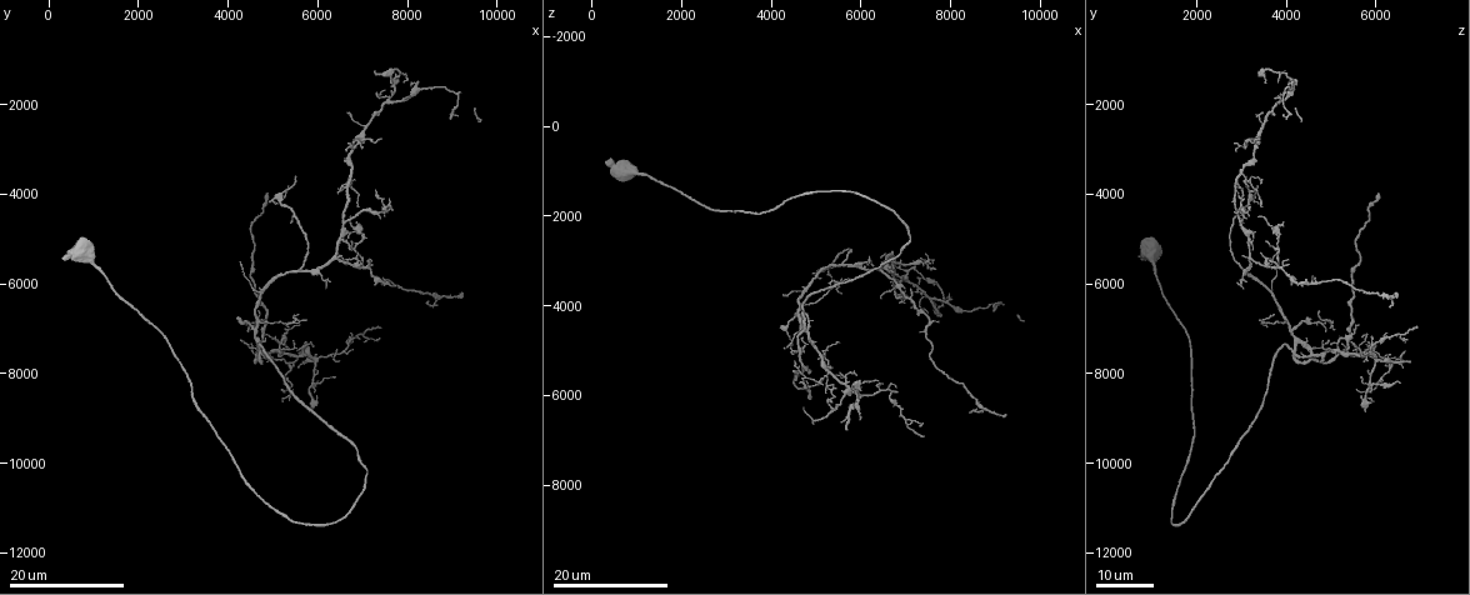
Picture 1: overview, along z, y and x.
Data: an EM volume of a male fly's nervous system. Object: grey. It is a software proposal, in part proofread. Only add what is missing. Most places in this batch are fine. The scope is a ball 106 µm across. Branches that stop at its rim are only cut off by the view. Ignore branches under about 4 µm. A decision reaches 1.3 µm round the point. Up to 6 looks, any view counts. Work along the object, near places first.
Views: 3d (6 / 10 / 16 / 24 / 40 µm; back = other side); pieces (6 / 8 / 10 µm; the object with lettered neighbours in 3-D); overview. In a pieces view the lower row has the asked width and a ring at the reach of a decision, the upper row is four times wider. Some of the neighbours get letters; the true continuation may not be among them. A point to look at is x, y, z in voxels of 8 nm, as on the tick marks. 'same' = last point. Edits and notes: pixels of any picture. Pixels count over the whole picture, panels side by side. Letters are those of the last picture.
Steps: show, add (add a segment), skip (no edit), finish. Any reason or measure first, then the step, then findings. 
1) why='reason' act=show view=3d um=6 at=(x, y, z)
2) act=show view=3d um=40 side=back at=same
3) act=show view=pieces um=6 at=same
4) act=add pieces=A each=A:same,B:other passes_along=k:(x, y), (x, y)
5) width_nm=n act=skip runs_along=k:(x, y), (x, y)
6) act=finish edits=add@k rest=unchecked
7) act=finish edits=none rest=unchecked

why='branch stops here' act=show view=3d um=24 at=(6950, 3000, 3050)

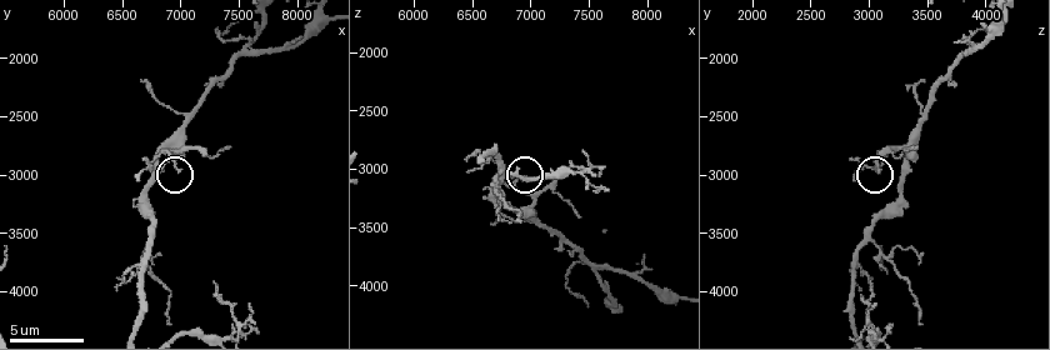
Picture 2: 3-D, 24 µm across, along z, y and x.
why='see the neighbours' act=show view=pieces um=10 at=(6980, 2960, 3080)

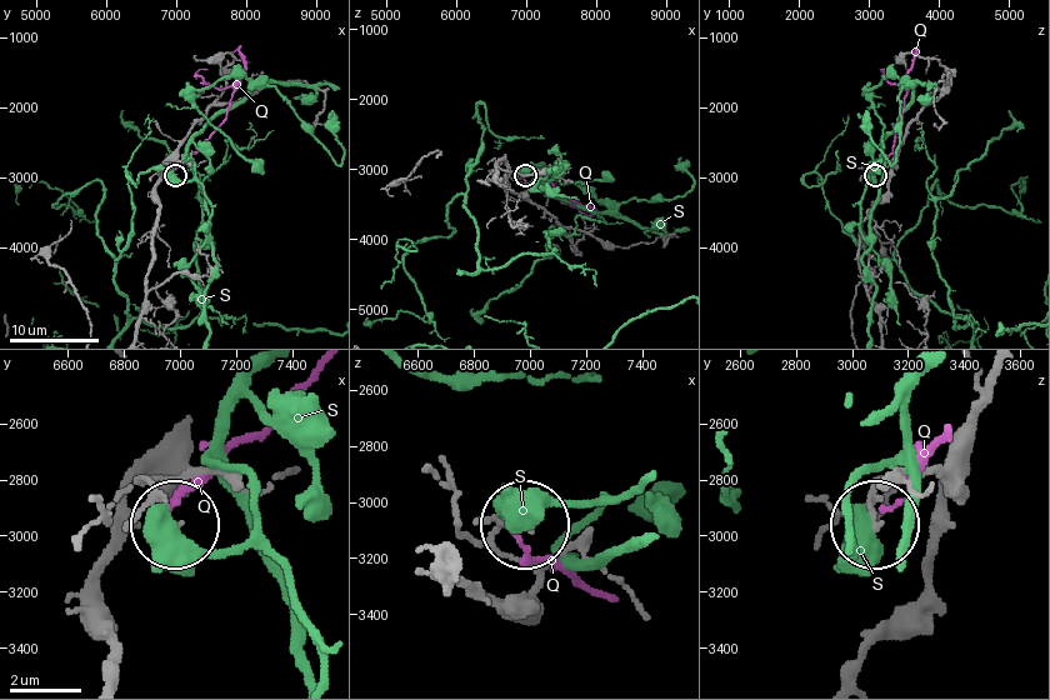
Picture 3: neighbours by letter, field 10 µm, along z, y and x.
act=skip each=Q:other,S:other found='none of them fits'

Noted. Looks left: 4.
why='thin end' act=show view=3d um=10 at=(7280, 3920, 3020)

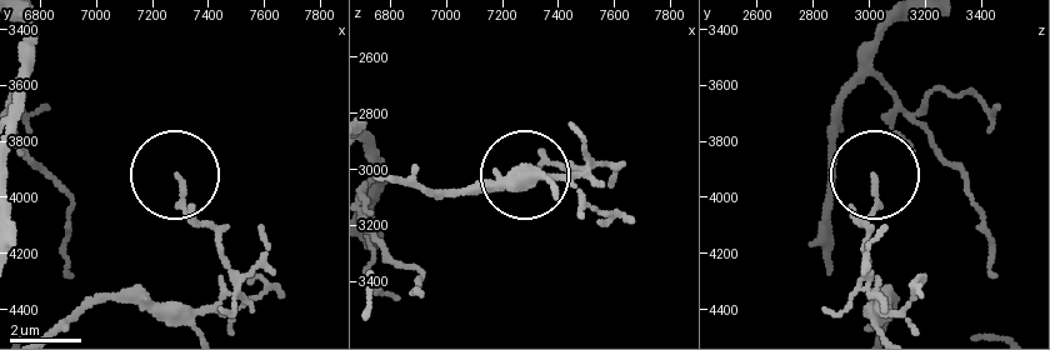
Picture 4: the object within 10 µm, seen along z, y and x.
why='what lies round it' act=show view=pieces um=10 at=(7290, 3930, 3020)

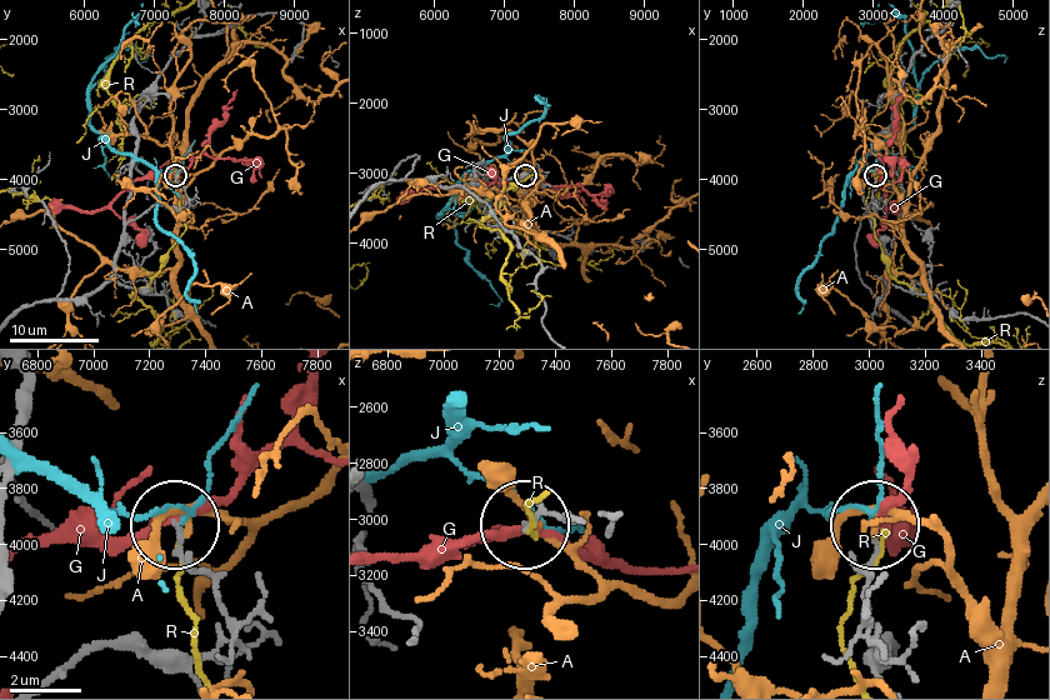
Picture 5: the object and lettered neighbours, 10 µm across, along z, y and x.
width_nm=110 act=skip each=A:other,G:other,J:other,R:other runs_along=5:(59, 675), (94, 651), (211, 651), (220, 598), (178, 529) found='none of them fits'

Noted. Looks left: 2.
why='free end' act=show view=3d um=24 at=(4700, 6650, 4750)

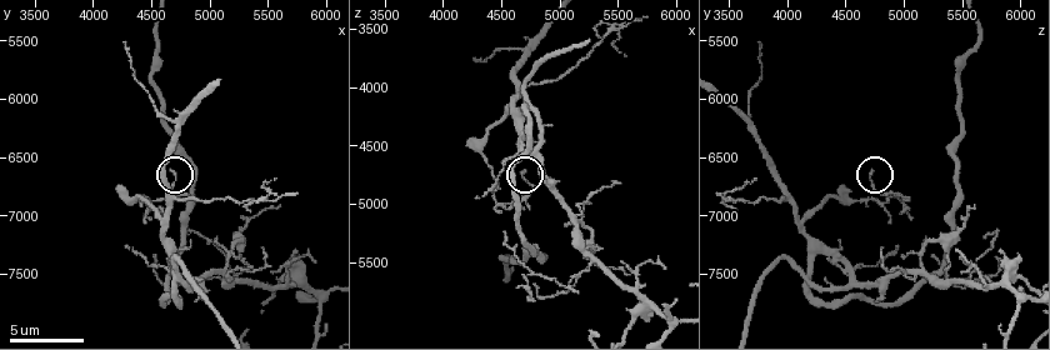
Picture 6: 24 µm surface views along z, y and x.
why='see the neighbours' act=show view=pieces um=10 at=(4680, 6620, 4720)

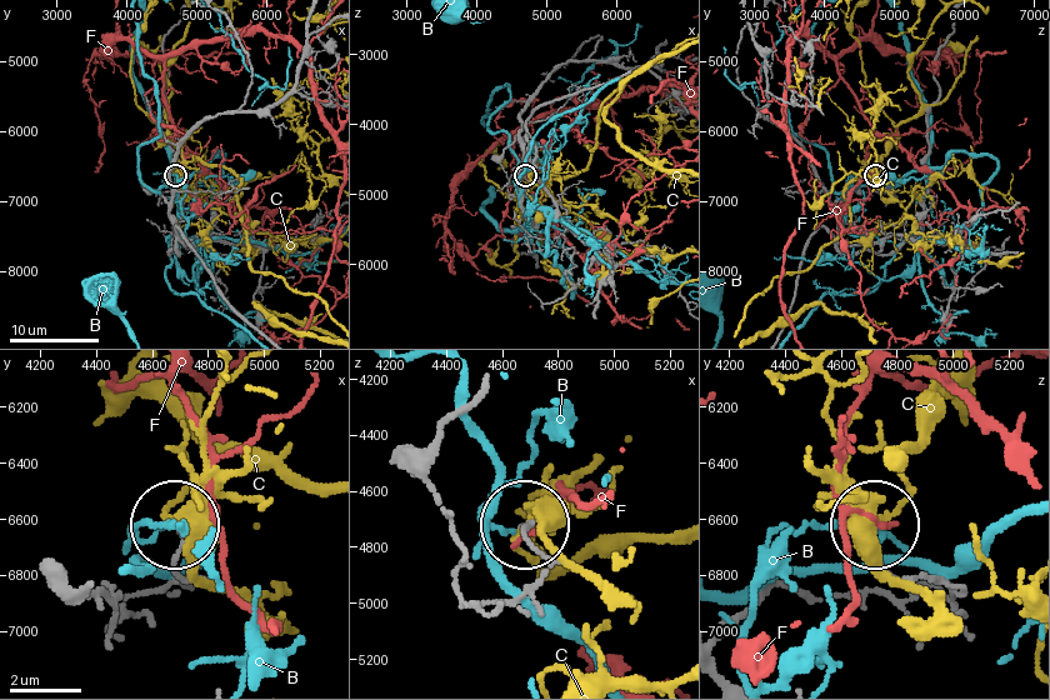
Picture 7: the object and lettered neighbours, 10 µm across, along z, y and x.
act=skip each=B:other,C:other,F:other found='none of them fits'

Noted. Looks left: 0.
act=finish edits=none rest=unchecked

